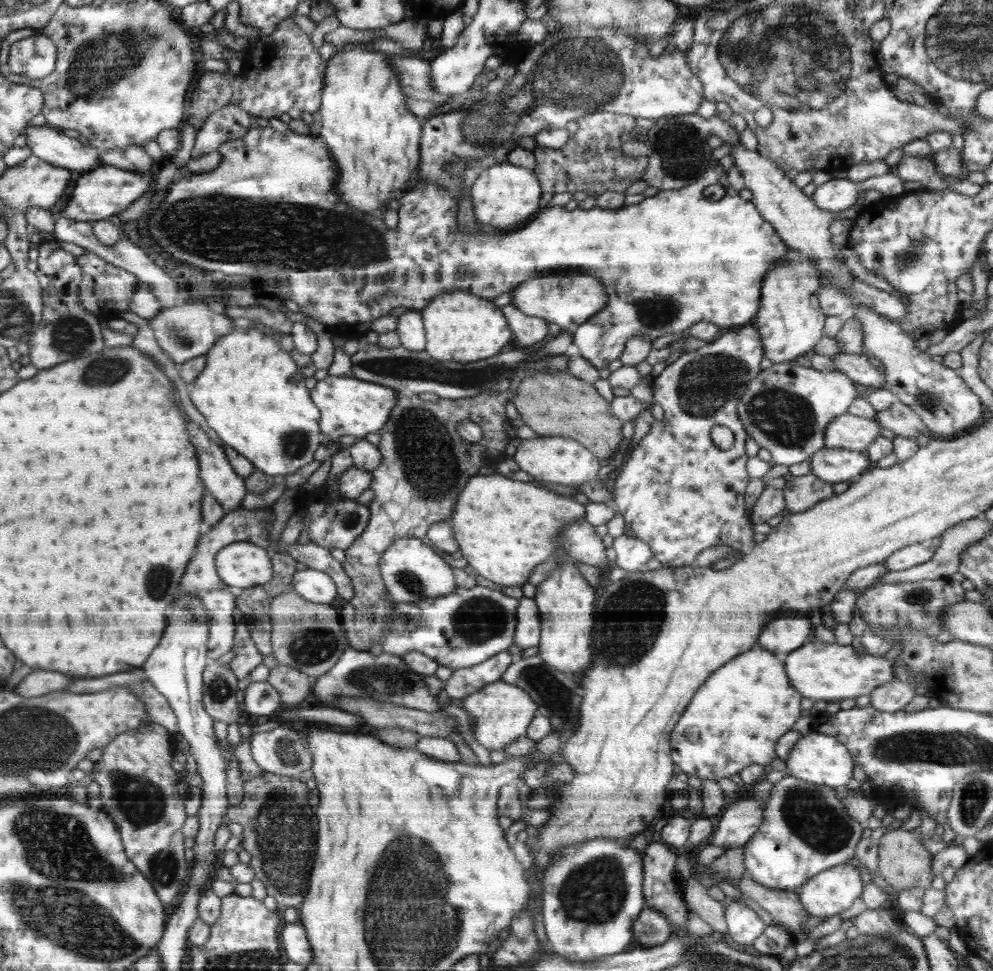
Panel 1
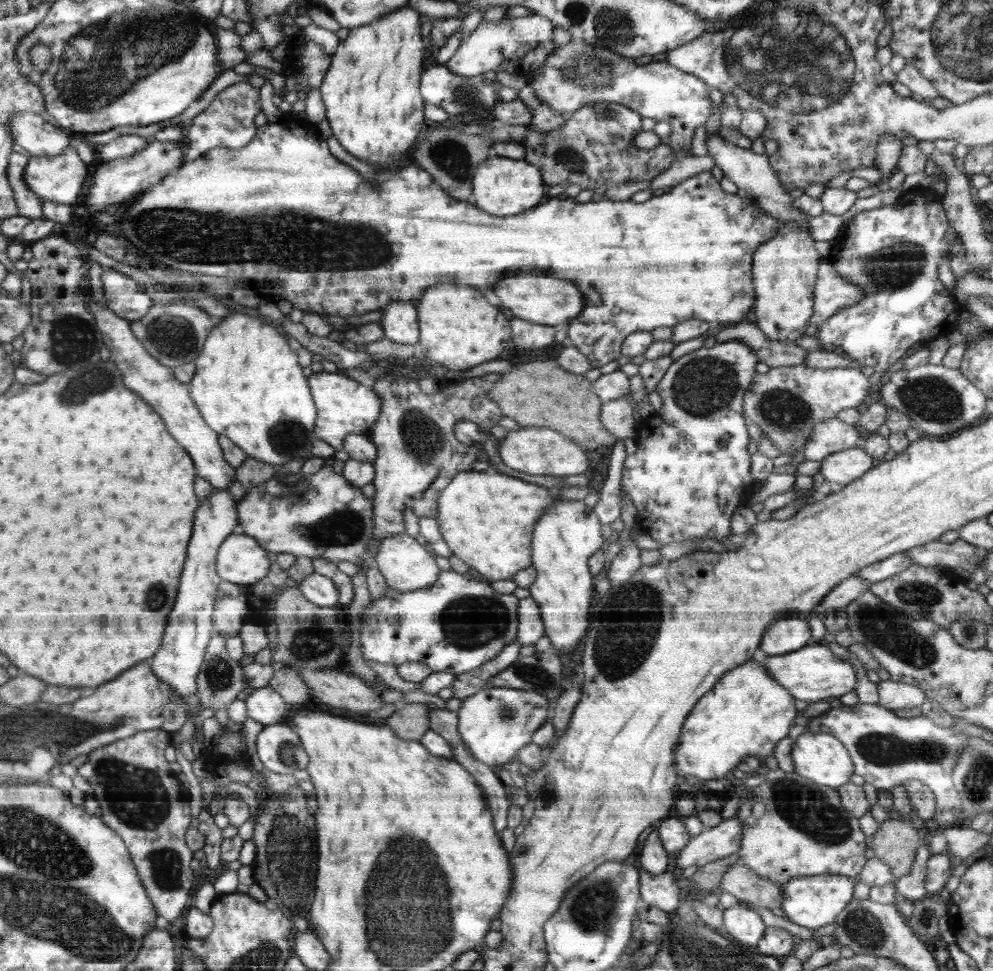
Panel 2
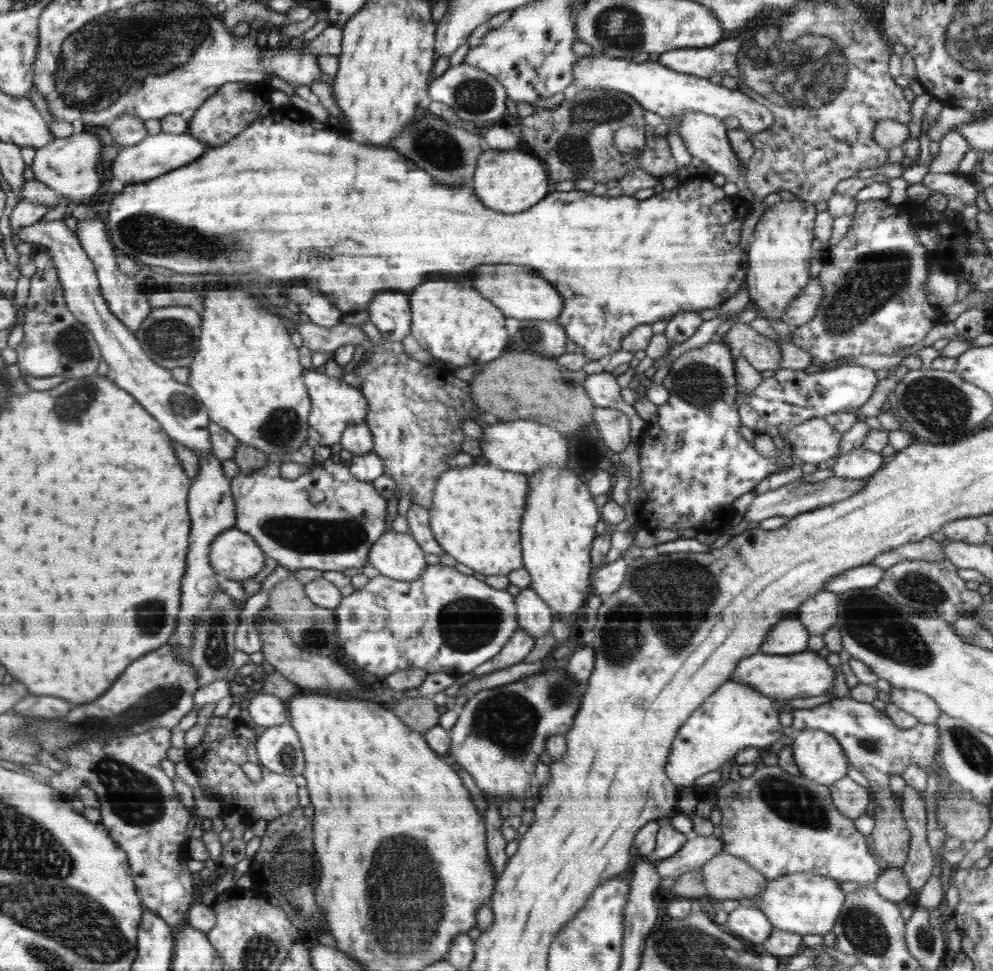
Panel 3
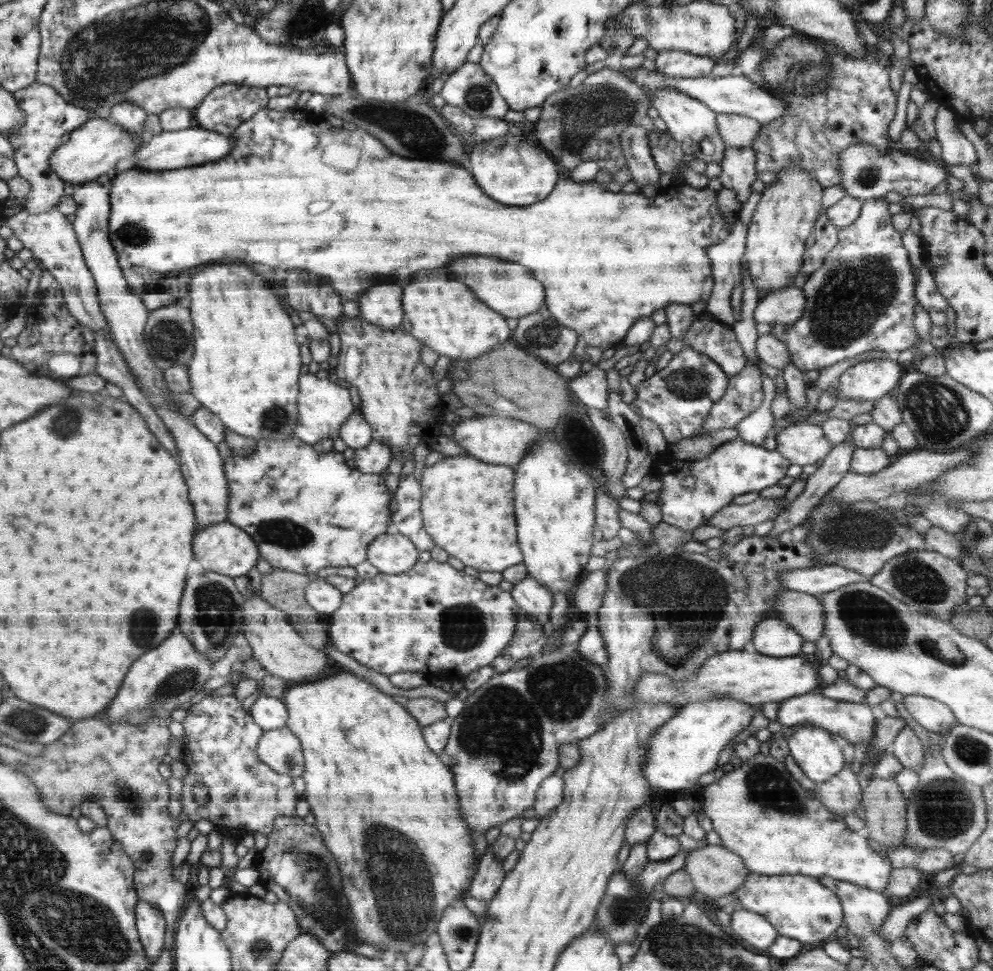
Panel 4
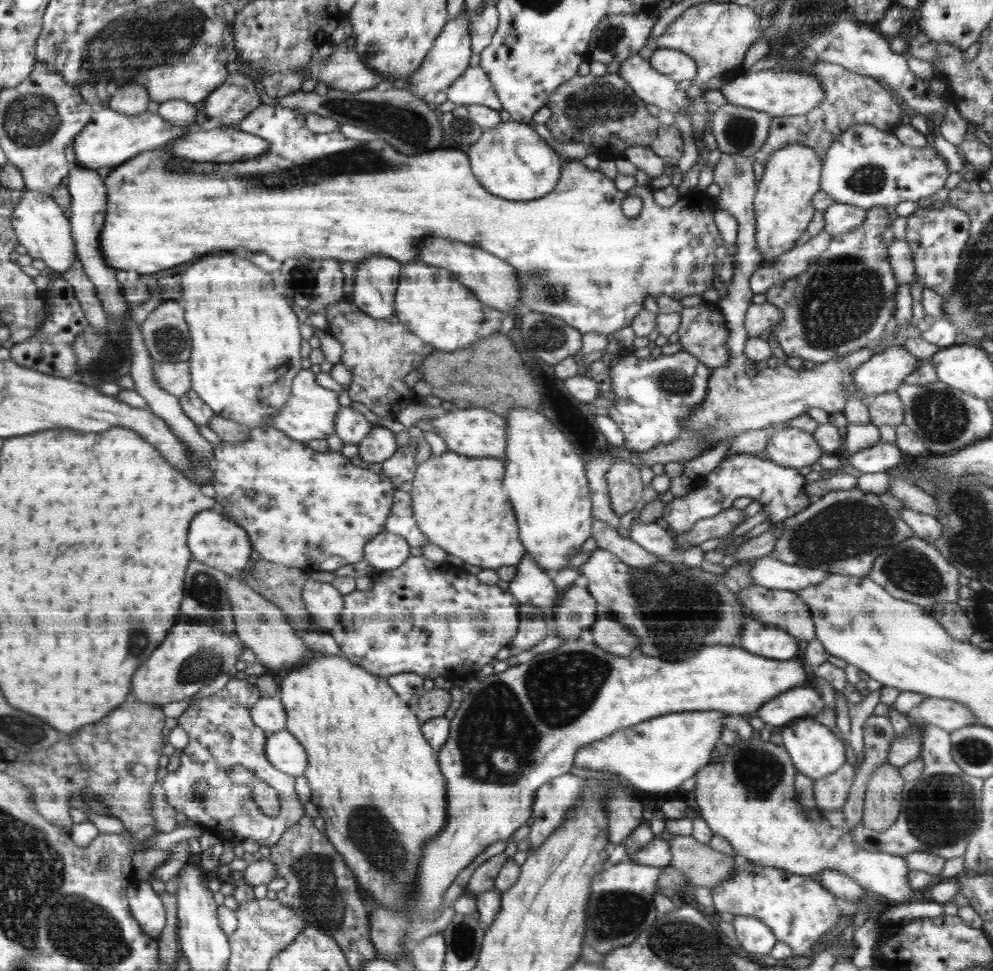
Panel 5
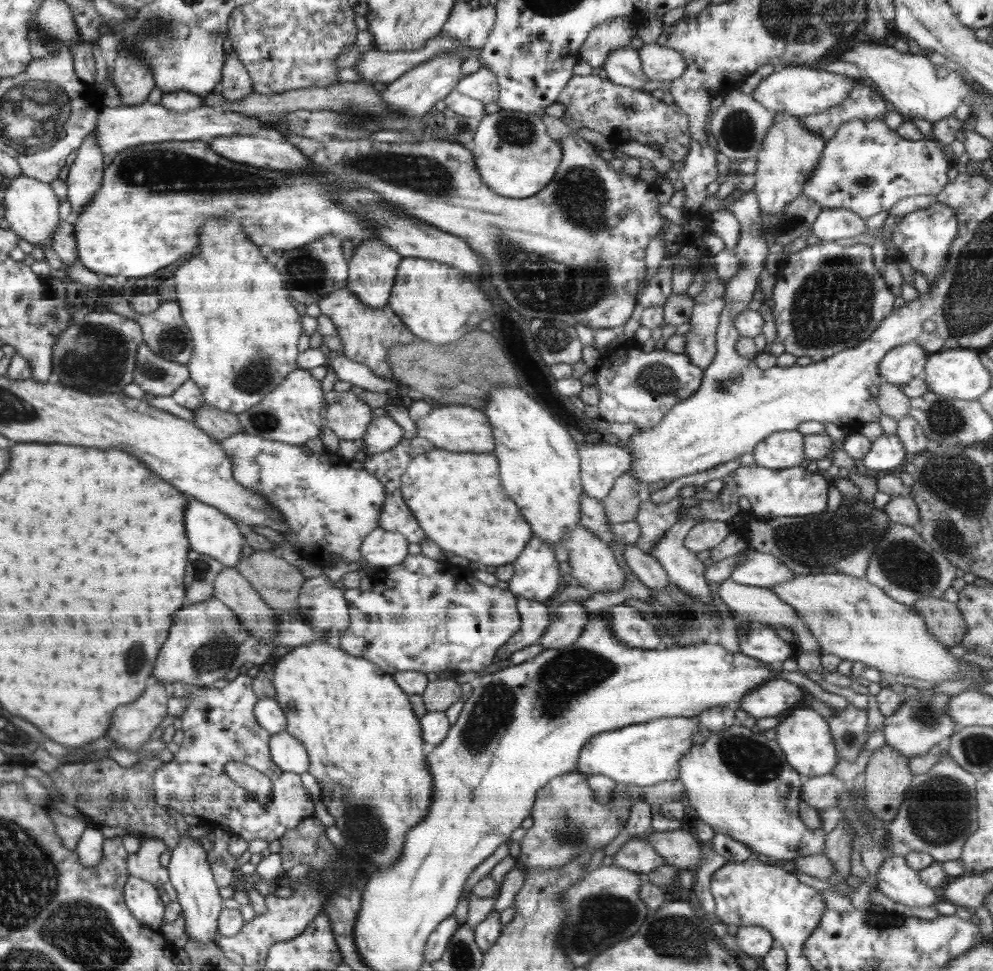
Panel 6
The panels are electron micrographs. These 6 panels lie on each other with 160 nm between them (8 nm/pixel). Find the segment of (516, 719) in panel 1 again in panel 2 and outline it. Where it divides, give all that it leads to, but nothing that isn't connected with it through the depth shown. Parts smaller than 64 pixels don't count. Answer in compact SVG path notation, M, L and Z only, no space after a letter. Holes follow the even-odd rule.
M486 686L462 700L457 711L457 729L470 756L498 774L505 764L519 760L519 749L531 742L533 732L546 719L552 718L556 705L556 700L548 700L537 692Z

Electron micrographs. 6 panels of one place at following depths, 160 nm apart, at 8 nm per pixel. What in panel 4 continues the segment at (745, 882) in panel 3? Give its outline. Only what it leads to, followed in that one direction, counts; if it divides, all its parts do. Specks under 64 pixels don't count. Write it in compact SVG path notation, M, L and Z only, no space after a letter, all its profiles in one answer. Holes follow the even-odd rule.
M721 844L689 850L683 869L691 876L695 891L715 899L737 892L751 873L741 856Z

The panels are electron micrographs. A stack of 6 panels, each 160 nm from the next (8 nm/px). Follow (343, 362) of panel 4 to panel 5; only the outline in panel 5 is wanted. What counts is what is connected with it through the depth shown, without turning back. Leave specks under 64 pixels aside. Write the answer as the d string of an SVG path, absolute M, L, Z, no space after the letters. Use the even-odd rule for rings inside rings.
M340 300L326 309L328 319L328 332L338 340L341 347L340 361L352 373L352 381L349 386L349 396L353 401L360 402L380 418L398 418L400 413L408 405L416 405L423 400L414 393L413 388L408 388L404 382L407 374L419 368L421 362L432 353L435 348L426 344L410 332L398 319L396 315L390 319L377 319L370 317L363 310L358 309L356 304L350 300Z

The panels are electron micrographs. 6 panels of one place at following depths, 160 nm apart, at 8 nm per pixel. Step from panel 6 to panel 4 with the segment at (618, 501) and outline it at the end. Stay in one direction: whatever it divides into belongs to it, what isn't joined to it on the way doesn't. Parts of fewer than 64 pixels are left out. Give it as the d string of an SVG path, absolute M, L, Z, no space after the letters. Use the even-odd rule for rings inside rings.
M589 409L588 417L599 434L605 453L603 457L603 470L608 476L604 487L612 498L619 500L625 496L625 486L621 483L621 476L628 466L626 437L608 421L607 413L597 409Z

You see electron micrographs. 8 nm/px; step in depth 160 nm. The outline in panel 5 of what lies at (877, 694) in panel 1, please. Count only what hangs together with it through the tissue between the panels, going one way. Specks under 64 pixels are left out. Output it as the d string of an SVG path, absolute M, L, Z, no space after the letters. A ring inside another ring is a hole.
M926 697L912 710L912 713L919 719L947 733L976 723L975 716L970 709L953 700Z

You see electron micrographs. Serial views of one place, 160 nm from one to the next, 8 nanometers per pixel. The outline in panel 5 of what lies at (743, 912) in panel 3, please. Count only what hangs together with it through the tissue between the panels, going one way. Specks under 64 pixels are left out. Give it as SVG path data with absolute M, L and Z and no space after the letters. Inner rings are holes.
M736 915L733 926L739 944L750 955L769 954L777 942L771 928L760 919Z

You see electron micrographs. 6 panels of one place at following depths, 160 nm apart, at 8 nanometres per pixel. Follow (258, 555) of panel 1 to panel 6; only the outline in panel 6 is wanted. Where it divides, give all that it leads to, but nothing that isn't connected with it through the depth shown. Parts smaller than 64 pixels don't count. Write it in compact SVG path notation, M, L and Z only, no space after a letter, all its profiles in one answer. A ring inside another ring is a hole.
M189 498L188 506L185 508L186 530L189 532L189 541L192 550L200 554L208 555L225 567L234 567L240 560L240 550L244 546L244 536L240 534L240 528L232 517L216 508L214 505L204 504L198 499Z

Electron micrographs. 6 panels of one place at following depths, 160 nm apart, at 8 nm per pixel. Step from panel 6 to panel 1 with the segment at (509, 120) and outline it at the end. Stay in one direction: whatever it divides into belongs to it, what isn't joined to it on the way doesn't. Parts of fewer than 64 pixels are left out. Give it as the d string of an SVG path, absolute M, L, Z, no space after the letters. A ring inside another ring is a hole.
M508 161L495 164L480 173L469 191L475 220L484 229L520 228L541 209L541 184L533 170Z

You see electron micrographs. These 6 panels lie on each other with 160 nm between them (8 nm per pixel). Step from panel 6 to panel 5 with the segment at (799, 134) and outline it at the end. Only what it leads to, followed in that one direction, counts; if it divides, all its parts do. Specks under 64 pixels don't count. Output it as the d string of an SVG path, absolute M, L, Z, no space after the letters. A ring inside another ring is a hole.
M788 144L779 148L764 164L765 171L758 183L753 206L756 248L764 255L765 265L775 263L780 255L794 248L800 236L807 232L806 227L815 211L811 200L820 191L822 165L817 152L805 144Z

